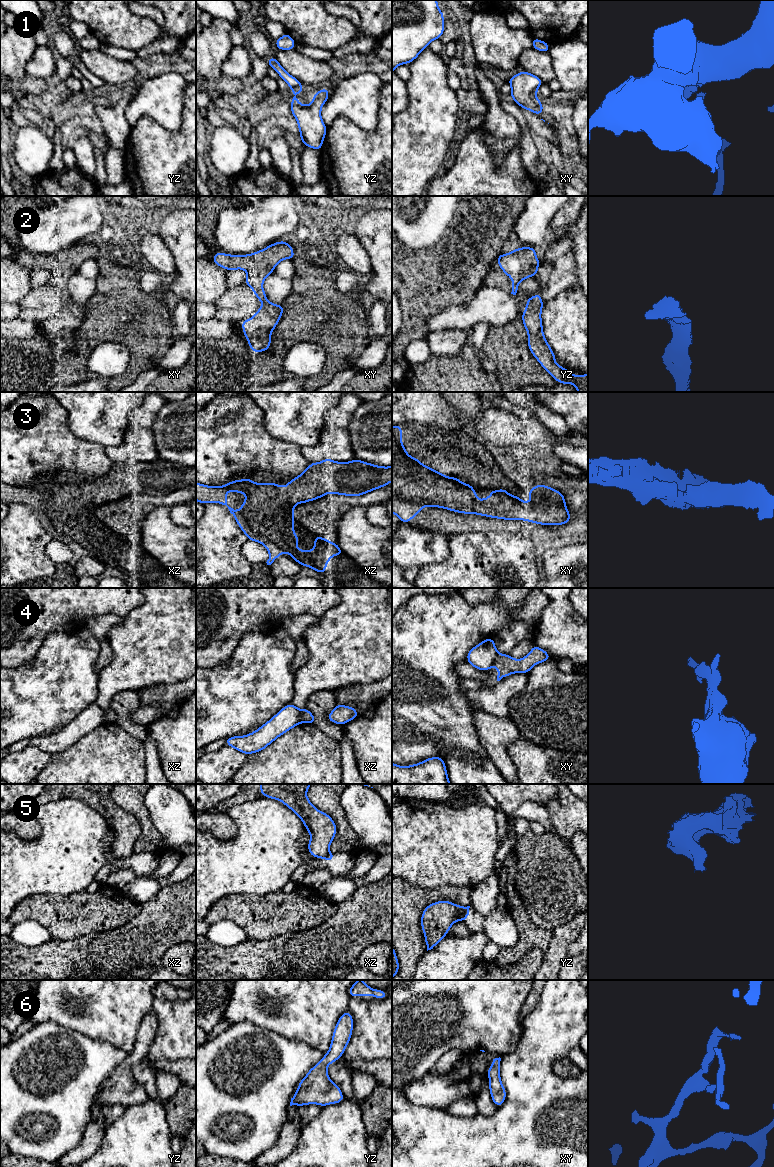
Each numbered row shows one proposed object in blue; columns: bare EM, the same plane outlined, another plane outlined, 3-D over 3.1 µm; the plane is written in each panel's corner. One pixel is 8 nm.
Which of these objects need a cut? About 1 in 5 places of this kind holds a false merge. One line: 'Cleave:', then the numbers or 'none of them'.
Cleave: 4, 5

